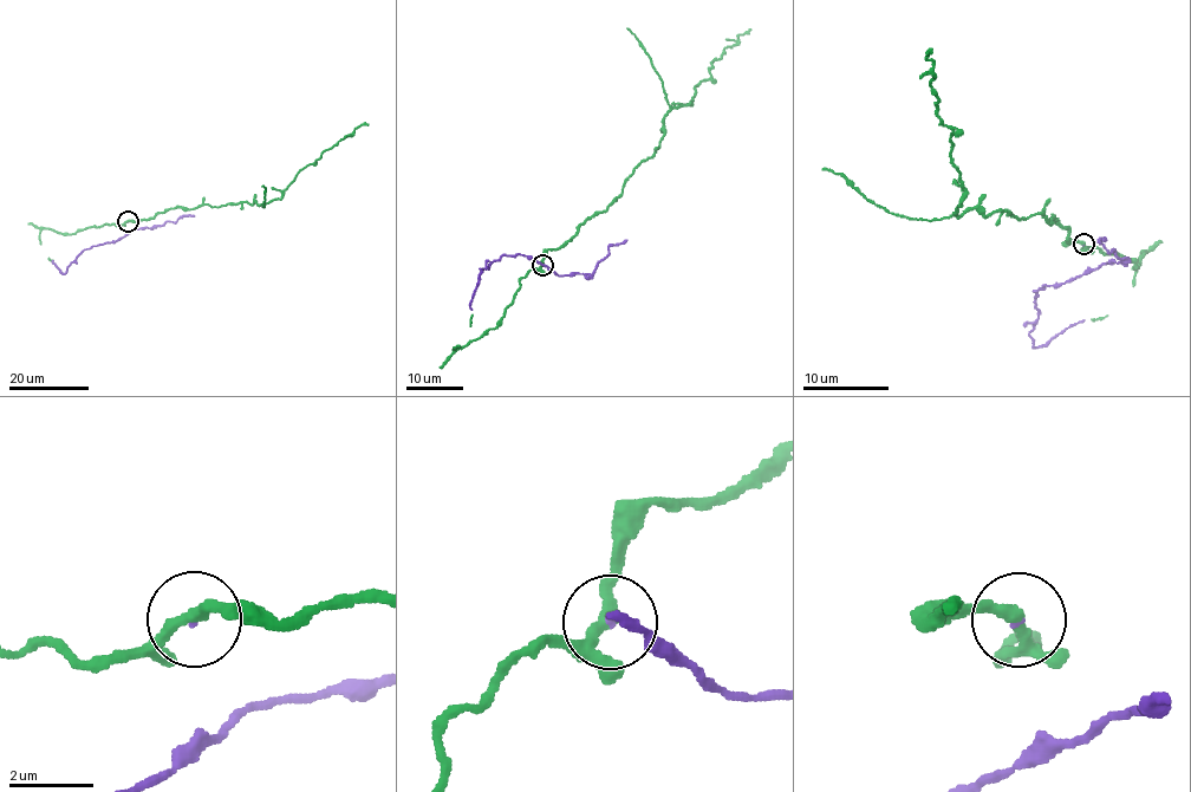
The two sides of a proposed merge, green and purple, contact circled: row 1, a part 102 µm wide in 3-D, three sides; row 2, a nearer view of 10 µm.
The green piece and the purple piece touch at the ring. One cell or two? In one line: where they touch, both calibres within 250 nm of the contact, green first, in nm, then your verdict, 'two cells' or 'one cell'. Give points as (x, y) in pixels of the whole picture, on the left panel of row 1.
(128, 221) | 280/60 nm | one cell

